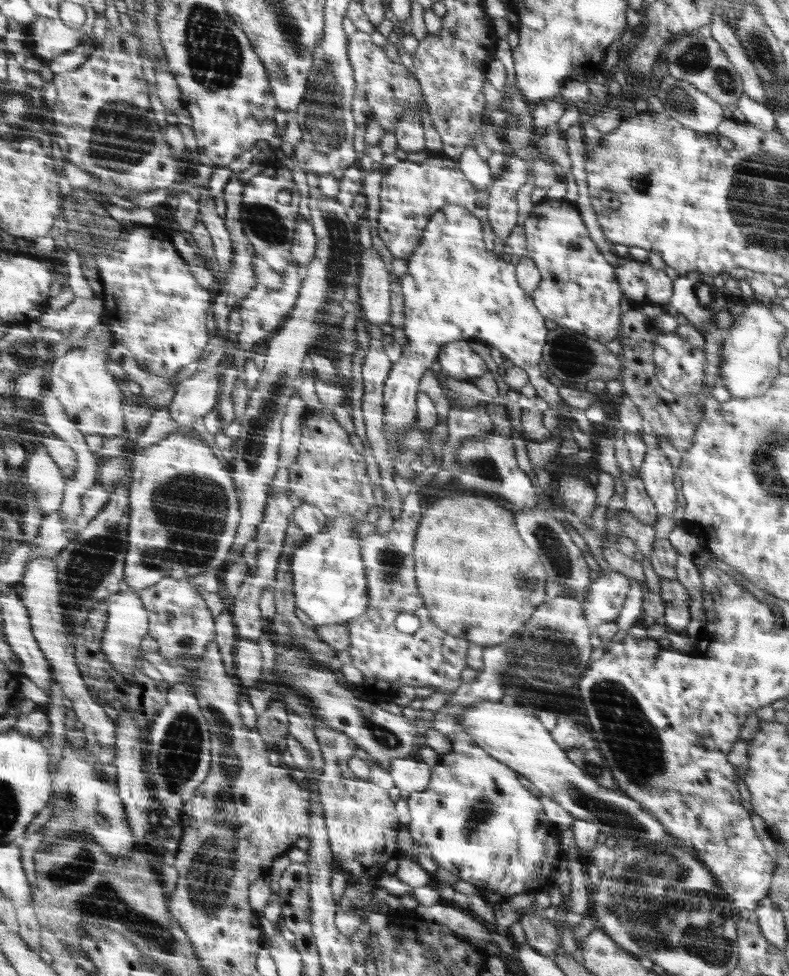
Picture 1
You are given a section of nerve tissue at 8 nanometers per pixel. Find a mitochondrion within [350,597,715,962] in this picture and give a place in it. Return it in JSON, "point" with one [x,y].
{"point":[632,742]}

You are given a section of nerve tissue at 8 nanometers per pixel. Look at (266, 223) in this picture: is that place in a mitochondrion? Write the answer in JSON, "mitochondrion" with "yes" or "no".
{"mitochondrion":"yes"}

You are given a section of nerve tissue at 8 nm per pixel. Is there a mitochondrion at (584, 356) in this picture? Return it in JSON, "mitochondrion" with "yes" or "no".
{"mitochondrion":"yes"}

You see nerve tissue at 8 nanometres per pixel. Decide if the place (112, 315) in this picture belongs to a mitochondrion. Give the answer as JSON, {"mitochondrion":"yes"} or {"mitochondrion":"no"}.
{"mitochondrion":"no"}

